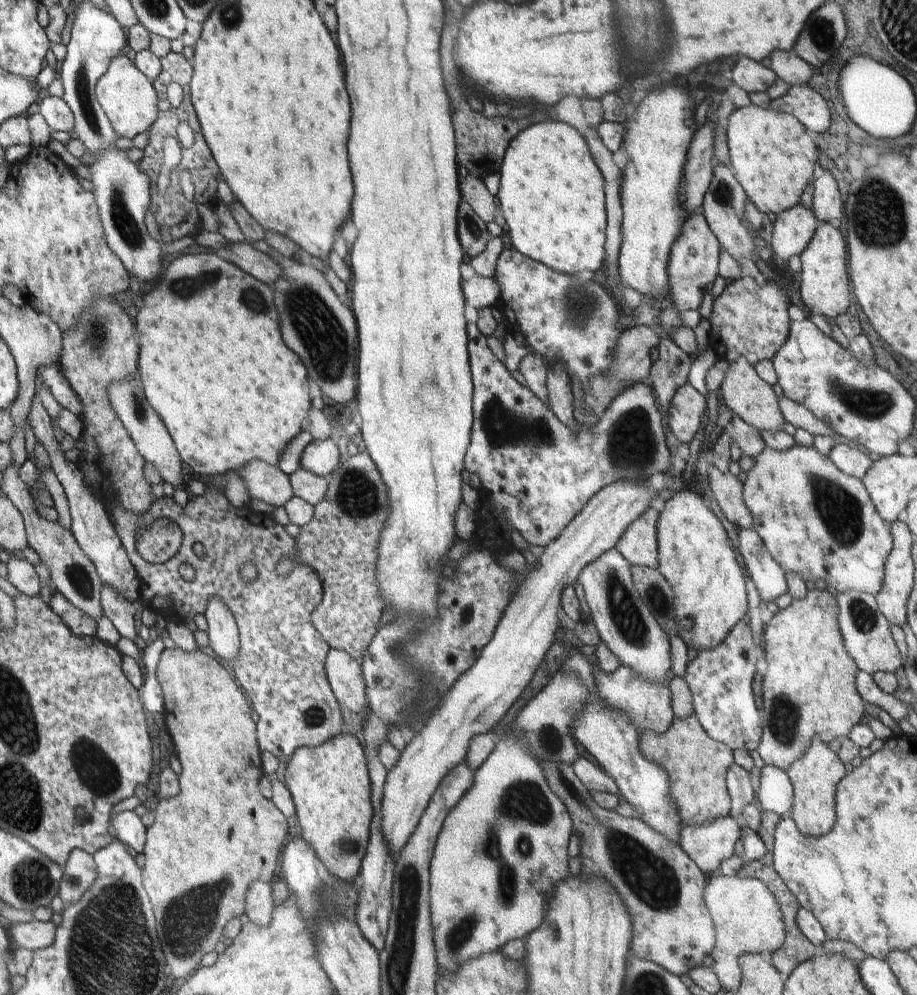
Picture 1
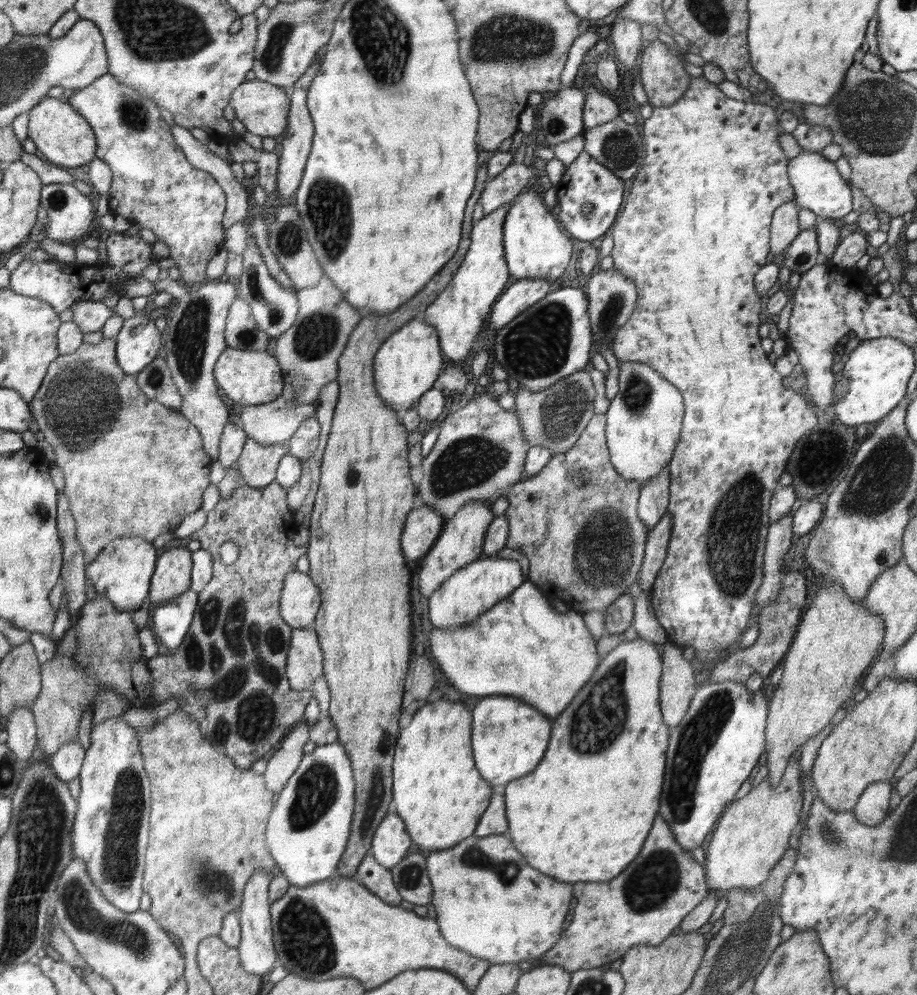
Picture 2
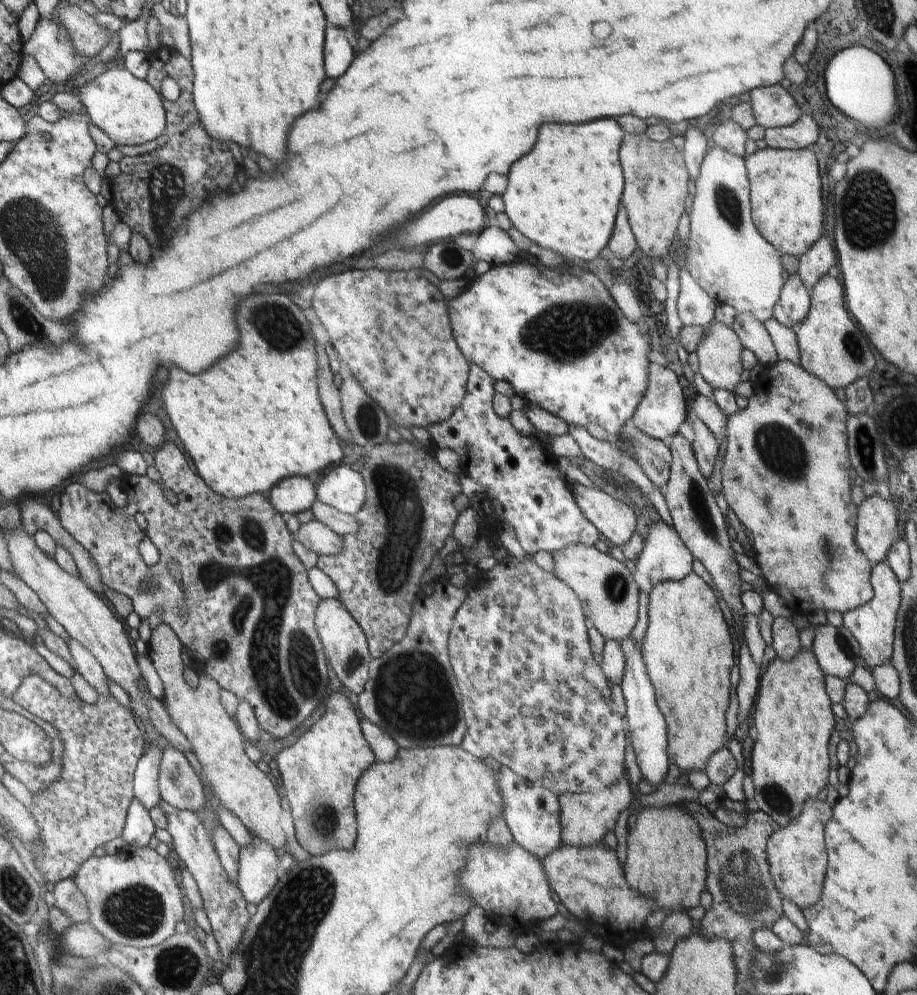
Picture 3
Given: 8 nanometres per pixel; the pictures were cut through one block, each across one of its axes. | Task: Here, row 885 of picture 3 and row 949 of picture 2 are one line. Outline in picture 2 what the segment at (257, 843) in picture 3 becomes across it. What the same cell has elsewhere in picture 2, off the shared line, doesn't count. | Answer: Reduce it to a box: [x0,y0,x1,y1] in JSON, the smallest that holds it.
[237,872,277,976]

